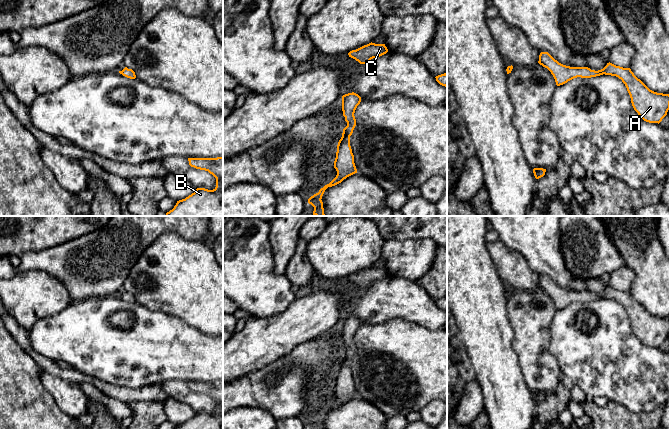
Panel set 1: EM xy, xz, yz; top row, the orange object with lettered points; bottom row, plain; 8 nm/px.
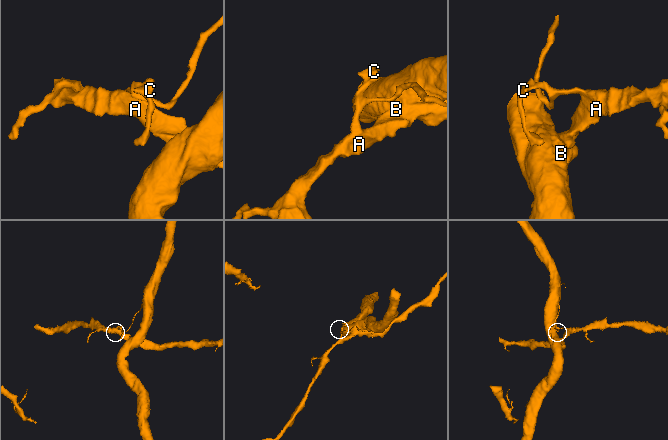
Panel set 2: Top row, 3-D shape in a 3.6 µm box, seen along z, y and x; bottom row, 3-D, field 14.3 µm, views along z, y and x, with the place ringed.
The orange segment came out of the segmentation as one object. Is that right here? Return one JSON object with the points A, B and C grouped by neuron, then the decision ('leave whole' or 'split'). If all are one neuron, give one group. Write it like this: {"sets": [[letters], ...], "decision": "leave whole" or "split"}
{"sets": [["A"], ["B", "C"]], "decision": "split"}

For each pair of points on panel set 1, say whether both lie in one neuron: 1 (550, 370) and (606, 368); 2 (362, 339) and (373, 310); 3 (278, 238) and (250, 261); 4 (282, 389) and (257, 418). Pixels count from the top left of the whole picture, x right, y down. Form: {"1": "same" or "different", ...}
{"1": "different", "2": "different", "3": "different", "4": "different"}

